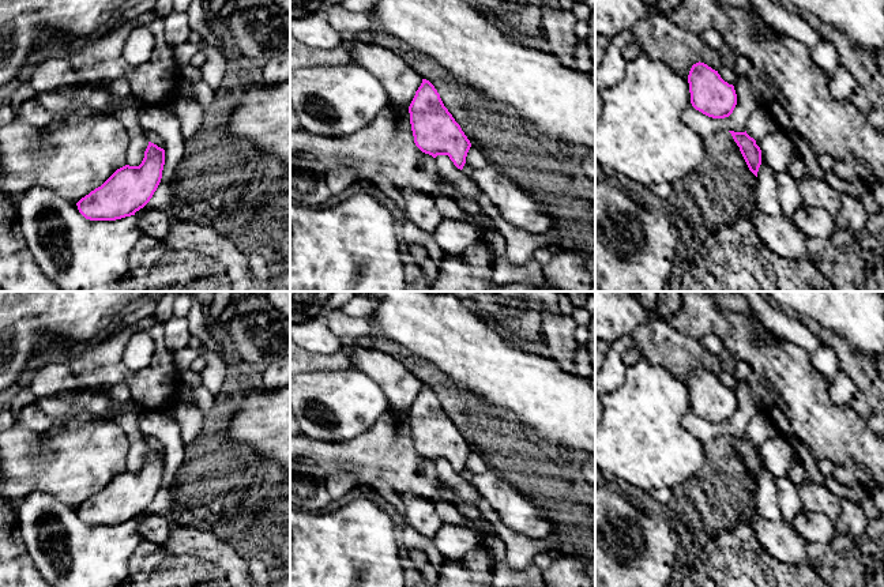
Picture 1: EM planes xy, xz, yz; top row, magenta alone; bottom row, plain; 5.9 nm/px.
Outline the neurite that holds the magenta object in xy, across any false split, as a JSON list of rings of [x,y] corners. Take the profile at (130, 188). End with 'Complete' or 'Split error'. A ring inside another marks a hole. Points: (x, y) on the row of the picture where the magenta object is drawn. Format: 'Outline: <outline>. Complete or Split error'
Outline: [[[148,142],[139,166],[117,169],[101,187],[82,197],[76,206],[90,221],[116,221],[135,215],[157,191],[165,165],[165,150]]]. Complete

